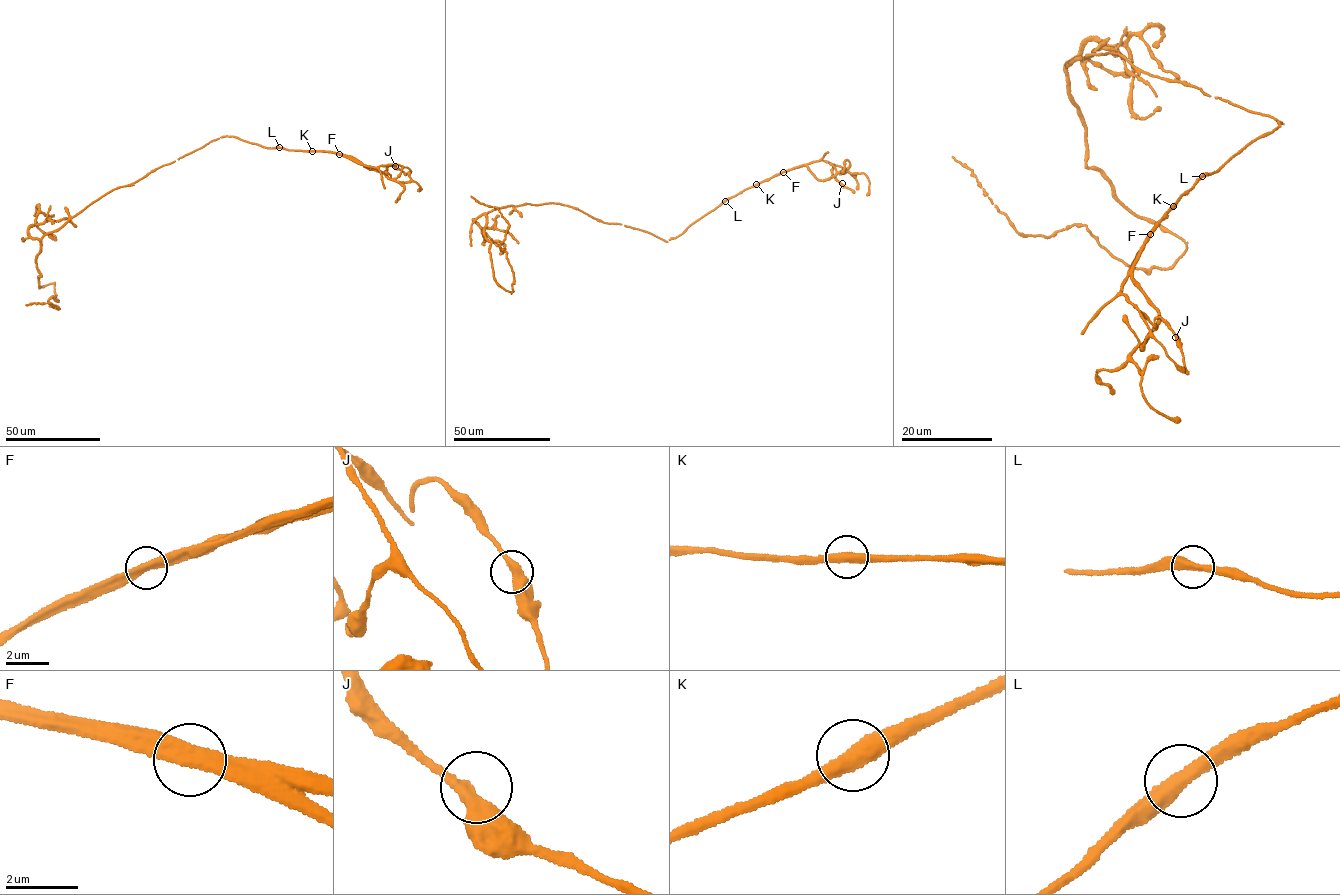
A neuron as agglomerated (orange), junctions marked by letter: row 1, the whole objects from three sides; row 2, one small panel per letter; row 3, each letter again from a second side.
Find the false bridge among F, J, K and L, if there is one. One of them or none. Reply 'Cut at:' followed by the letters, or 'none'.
Cut at: F

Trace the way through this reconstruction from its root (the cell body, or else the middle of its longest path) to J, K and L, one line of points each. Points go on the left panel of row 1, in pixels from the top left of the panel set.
J: (133, 183), (161, 166), (226, 136), (270, 148), (342, 154), (382, 172), (388, 164), (395, 166)
K: (133, 183), (159, 167), (224, 136), (270, 148), (312, 151)
L: (133, 183), (221, 137), (232, 136), (267, 147), (279, 148)

